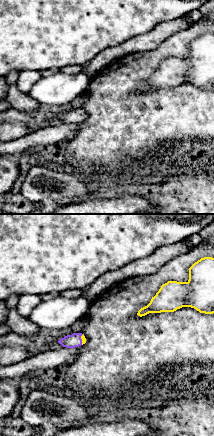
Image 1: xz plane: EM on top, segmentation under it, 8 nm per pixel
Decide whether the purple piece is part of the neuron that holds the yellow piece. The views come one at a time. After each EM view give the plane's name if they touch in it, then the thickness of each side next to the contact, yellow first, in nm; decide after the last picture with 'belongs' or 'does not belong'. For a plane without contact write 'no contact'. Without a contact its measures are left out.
xz | 40/110 nm

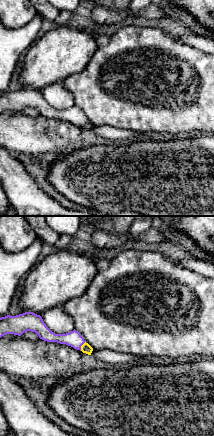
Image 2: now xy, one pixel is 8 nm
xy | 80/130 nm

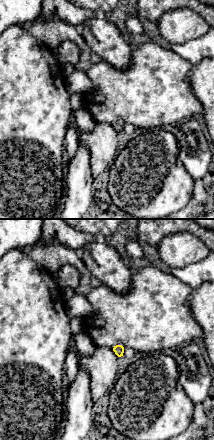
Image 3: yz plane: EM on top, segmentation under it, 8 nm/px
yz | 80/20 nm

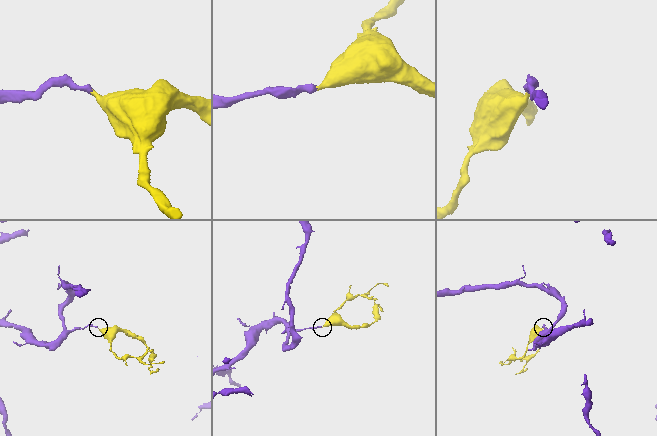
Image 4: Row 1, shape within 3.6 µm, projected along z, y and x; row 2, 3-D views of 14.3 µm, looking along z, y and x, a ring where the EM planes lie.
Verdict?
belongs

